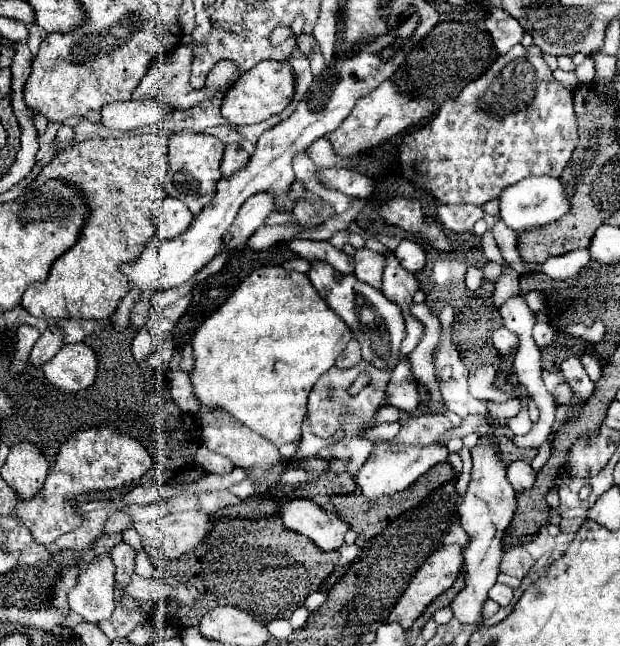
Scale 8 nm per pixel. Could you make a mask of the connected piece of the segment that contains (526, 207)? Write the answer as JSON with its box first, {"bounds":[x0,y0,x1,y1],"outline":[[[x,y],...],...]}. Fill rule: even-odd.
{"bounds":[499,175,571,233],"outline":[[[551,175],[527,177],[527,179],[507,187],[507,189],[503,189],[499,199],[501,199],[501,219],[503,219],[503,223],[517,233],[527,231],[527,229],[535,229],[539,225],[553,223],[553,221],[561,219],[571,207],[571,201],[567,197],[563,181],[559,177],[551,177]]]}

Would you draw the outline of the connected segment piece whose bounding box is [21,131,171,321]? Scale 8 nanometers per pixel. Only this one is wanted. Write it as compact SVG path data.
M171 131L153 135L87 139L65 149L45 167L45 177L33 181L33 189L51 177L59 177L81 189L87 197L89 219L79 241L63 253L51 267L43 283L33 283L23 293L21 307L37 319L107 319L129 291L129 279L119 271L123 263L139 259L147 241L153 239L151 203L163 199L163 179L167 175L167 143Z

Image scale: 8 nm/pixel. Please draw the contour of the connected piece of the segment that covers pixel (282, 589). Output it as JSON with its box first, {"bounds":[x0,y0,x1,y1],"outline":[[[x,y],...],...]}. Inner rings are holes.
{"bounds":[193,515,339,623],"outline":[[[277,515],[265,519],[227,519],[211,525],[211,537],[207,537],[203,549],[195,555],[195,569],[193,569],[193,587],[199,591],[199,615],[203,617],[217,605],[239,605],[243,611],[251,611],[255,619],[261,623],[269,623],[273,619],[289,619],[291,613],[303,605],[309,593],[317,591],[321,583],[333,573],[337,565],[339,553],[337,551],[321,551],[311,539],[287,531]]]}

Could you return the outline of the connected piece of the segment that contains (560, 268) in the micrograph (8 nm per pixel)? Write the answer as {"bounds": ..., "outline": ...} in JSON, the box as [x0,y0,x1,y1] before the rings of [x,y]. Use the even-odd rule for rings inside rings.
{"bounds":[541,249,591,281],"outline":[[[583,249],[583,251],[573,251],[567,255],[561,255],[561,257],[551,257],[541,267],[553,279],[571,281],[577,277],[579,269],[585,267],[589,261],[591,261],[591,255],[587,249]]]}

